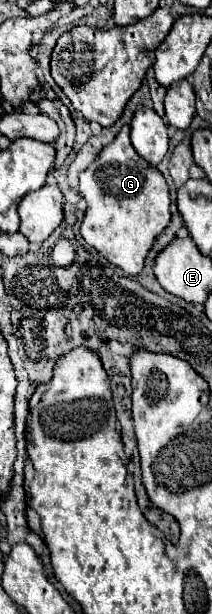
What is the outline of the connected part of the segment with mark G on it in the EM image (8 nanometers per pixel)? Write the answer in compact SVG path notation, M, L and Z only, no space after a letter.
M124 126L114 142L80 174L80 196L88 202L80 228L86 244L100 252L110 264L122 268L126 276L140 274L146 254L170 224L172 214L168 184L158 168L134 152L128 126Z

